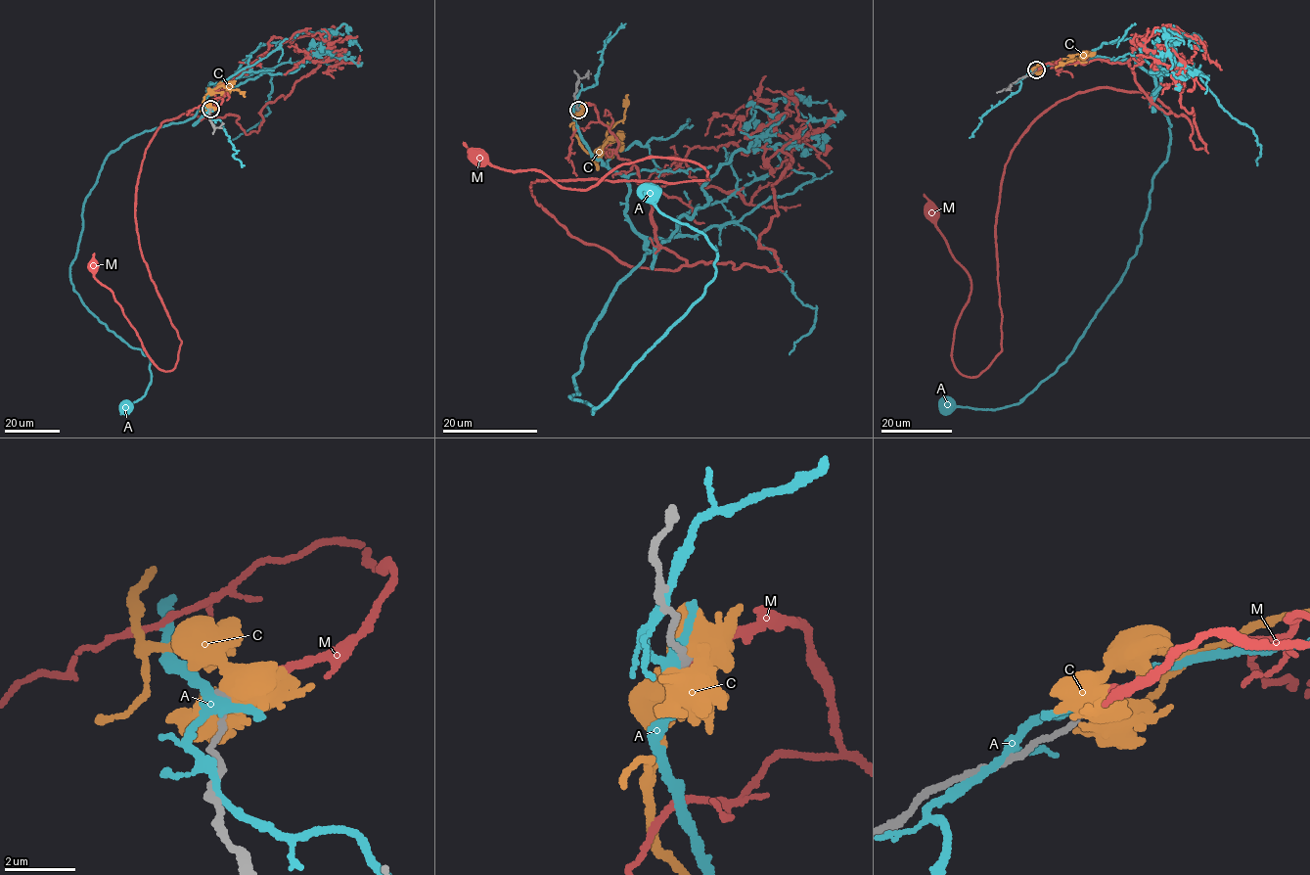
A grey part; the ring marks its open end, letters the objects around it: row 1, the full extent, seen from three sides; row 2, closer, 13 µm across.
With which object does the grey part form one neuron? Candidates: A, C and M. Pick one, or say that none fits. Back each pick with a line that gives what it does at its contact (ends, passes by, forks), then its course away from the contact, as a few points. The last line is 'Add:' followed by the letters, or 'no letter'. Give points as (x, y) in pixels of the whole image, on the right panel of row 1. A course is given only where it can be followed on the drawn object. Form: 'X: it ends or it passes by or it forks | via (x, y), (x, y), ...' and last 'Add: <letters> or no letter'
M: it ends | via (1036, 69), (1127, 63), (1171, 110), (1098, 87), (1010, 153), (976, 376), (929, 214)
Add: M

